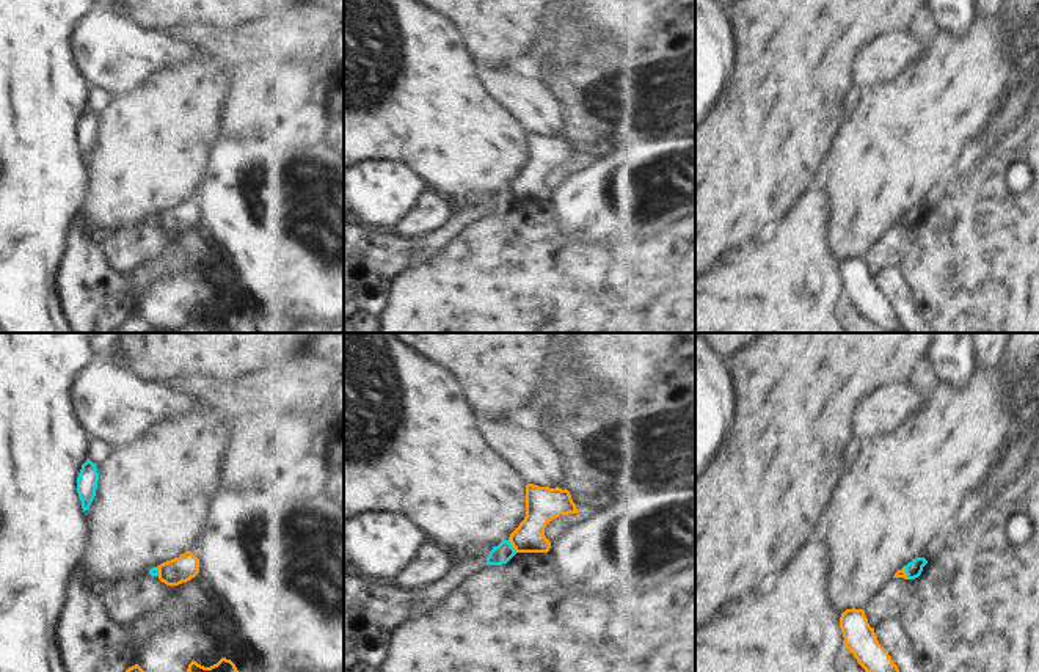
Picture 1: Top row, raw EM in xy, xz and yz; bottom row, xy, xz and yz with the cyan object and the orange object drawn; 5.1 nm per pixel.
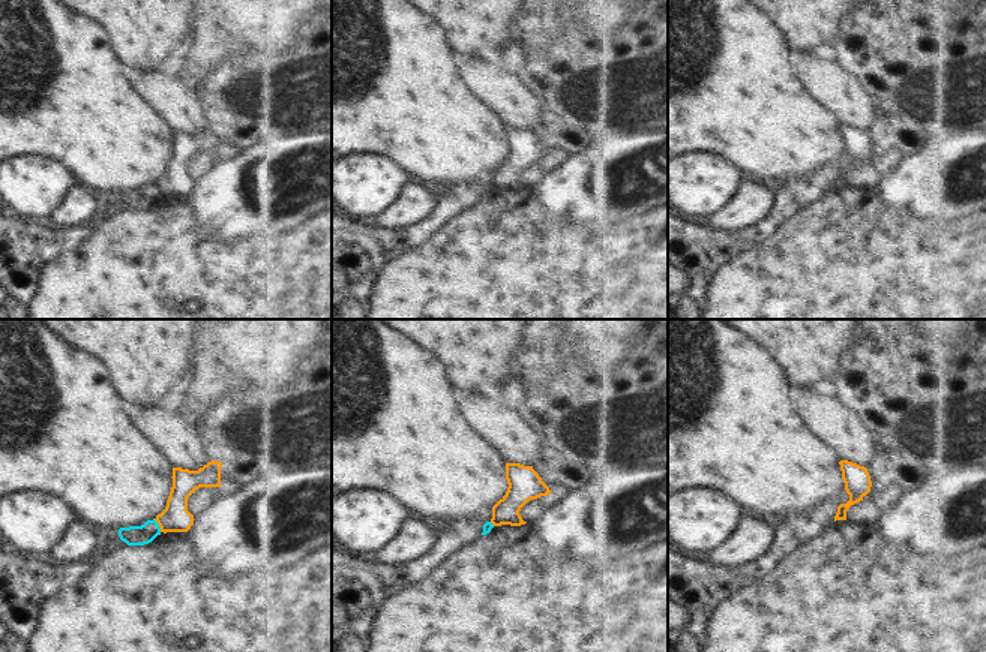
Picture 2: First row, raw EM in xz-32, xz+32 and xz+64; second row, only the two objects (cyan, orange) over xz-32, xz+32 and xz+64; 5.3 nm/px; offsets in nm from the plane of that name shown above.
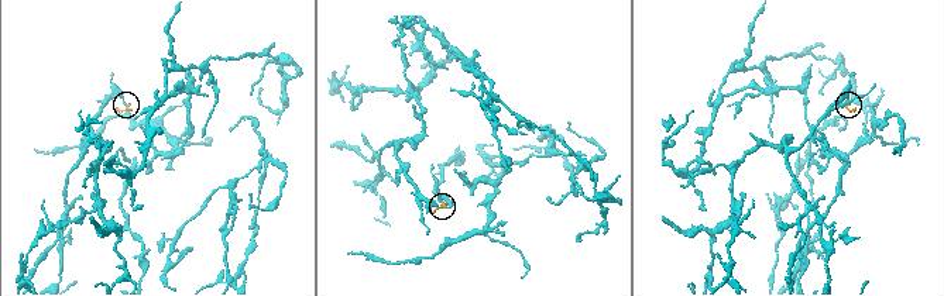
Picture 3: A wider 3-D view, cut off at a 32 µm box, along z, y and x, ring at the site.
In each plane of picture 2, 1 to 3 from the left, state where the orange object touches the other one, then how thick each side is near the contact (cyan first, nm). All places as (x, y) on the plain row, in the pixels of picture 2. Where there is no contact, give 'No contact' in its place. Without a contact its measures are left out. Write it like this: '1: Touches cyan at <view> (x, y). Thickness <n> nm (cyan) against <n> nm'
1: Touches cyan at xz-32 (158, 189). Thickness 110 nm (cyan) against 150 nm
2: Touches cyan at xz+32 (491, 188). Thickness 50 nm (cyan) against 150 nm
3: No contact

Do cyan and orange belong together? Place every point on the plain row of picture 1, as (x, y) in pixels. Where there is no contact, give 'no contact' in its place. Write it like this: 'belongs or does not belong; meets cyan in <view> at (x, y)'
does not belong; meets cyan in xz at (510, 193)

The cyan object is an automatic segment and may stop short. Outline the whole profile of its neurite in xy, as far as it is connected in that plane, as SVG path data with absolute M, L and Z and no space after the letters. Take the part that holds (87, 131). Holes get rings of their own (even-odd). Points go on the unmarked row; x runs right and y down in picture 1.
M89 107L82 113L77 126L77 141L82 149L83 160L89 157L97 137L99 121L96 111Z

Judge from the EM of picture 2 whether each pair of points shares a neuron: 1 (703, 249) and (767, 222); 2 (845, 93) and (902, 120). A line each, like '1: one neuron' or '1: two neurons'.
1: one neuron
2: two neurons

